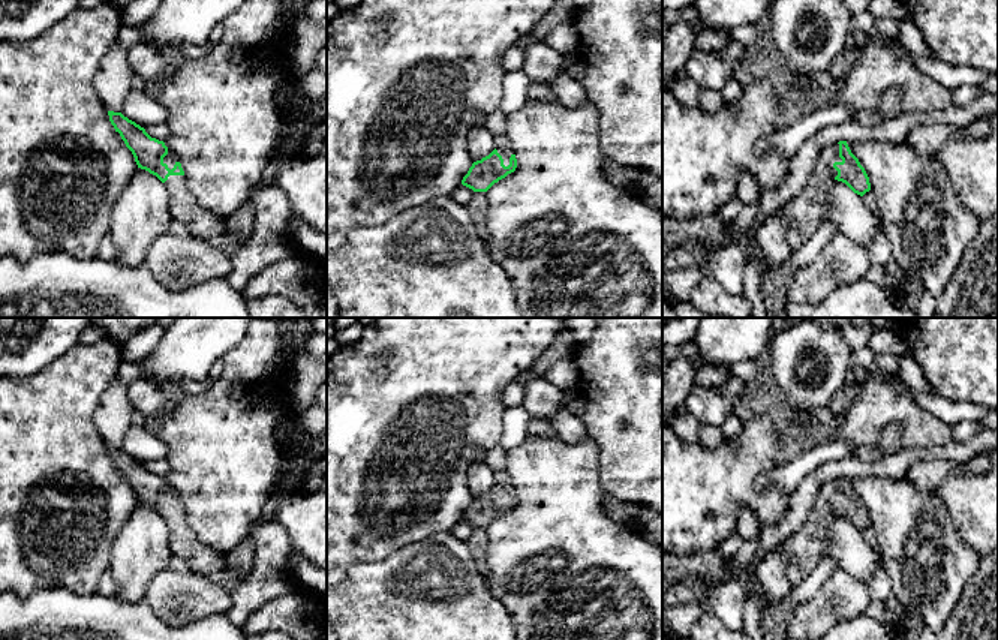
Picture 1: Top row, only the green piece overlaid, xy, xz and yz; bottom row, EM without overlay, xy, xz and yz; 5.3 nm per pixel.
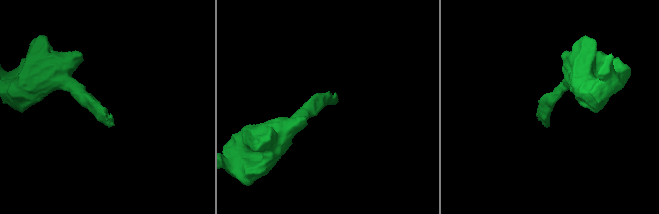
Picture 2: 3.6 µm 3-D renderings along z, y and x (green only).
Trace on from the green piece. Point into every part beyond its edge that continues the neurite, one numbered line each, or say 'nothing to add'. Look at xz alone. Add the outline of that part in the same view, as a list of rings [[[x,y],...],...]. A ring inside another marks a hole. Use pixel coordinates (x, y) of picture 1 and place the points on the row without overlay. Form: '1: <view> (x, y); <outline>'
1: xz (502, 480); [[[496,471],[495,472],[495,484],[502,492],[503,501],[508,502],[509,493],[514,490],[514,486],[512,486],[511,478],[506,474],[506,471]]]

